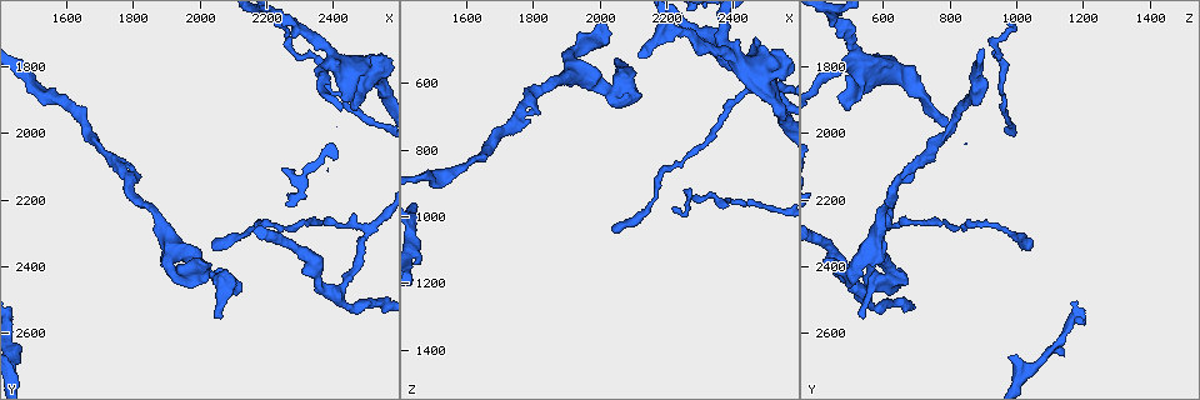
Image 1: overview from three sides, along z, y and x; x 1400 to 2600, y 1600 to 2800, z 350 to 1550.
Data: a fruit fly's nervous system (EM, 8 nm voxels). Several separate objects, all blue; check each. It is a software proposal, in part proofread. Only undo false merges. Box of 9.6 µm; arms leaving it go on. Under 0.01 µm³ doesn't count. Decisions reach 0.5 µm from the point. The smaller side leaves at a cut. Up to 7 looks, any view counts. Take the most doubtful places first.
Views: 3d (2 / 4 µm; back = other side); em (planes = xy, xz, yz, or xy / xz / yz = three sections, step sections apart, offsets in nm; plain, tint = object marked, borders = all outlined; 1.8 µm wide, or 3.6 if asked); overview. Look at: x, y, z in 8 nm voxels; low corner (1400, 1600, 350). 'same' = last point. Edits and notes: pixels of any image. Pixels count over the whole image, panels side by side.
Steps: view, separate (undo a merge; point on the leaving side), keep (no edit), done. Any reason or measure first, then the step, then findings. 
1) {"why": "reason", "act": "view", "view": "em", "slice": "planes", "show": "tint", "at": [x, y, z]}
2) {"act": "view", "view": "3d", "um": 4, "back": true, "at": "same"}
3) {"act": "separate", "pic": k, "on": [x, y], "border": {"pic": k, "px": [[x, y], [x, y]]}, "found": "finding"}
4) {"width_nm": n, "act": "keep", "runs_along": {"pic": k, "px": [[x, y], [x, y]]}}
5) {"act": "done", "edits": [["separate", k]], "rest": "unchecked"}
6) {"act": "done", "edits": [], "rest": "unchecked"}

{"why": "sharp bend", "act": "view", "view": "3d", "um": 4, "at": [2010, 2410, 620]}

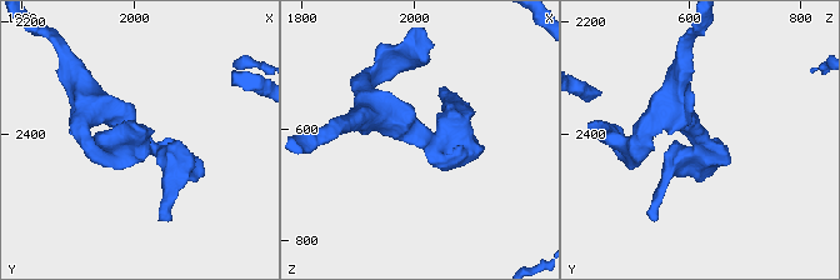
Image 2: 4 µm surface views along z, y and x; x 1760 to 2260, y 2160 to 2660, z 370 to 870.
{"why": "now the EM", "act": "view", "view": "em", "slice": "planes", "show": "tint", "at": [2020, 2410, 615]}

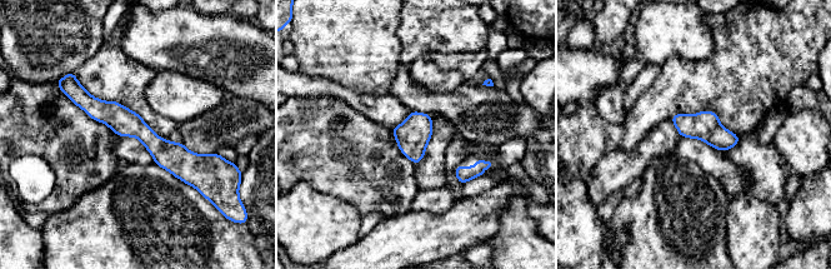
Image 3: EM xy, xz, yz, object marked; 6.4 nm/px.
{"width_nm": 180, "act": "keep", "found": "all the same neuron"}

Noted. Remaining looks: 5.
{"why": "a fork", "act": "view", "view": "em", "slice": "planes", "show": "tint", "at": [2410, 2480, 550]}

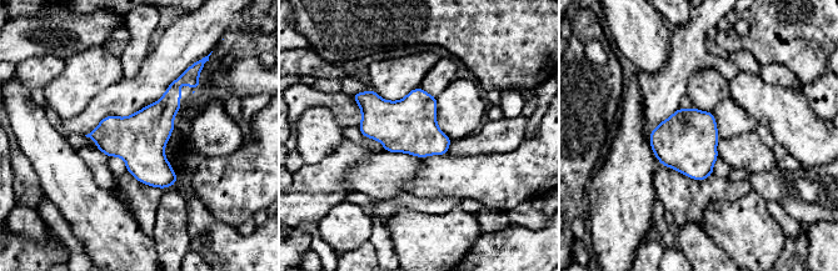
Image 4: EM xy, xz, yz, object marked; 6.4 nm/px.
{"width_nm": 320, "act": "keep", "found": "all the same neuron"}

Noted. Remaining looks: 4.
{"why": "looks like a crossing", "act": "view", "view": "em", "um": 3.6, "slice": "planes", "show": "tint", "at": [2480, 1820, 590]}

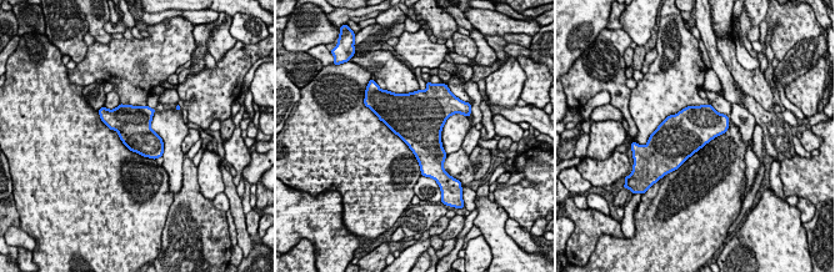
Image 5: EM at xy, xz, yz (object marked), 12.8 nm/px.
{"act": "keep", "found": "all the same neuron"}

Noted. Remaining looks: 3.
{"act": "done", "edits": [], "rest": "unchecked"}

